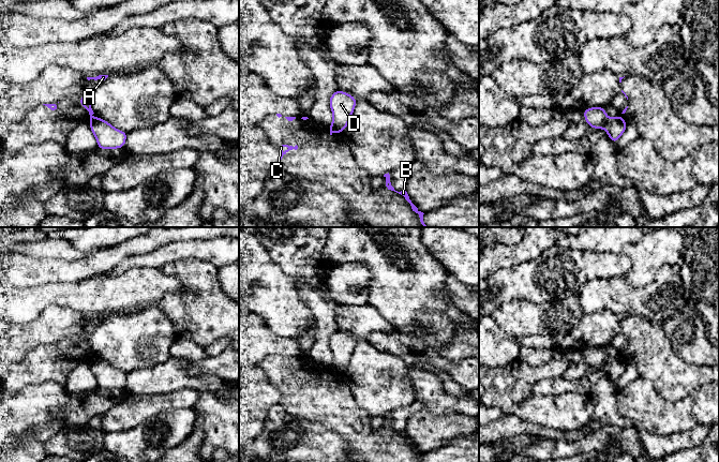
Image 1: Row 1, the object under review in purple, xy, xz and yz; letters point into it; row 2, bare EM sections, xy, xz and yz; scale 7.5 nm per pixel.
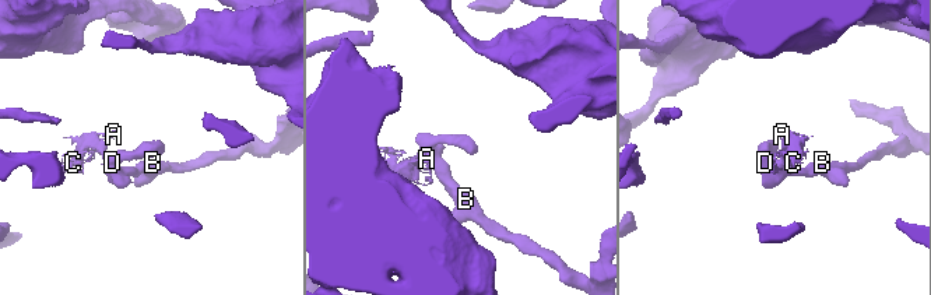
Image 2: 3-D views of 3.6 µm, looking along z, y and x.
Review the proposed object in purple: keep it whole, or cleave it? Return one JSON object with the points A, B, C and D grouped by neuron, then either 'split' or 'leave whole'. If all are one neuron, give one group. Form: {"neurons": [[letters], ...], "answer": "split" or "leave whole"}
{"neurons": [["A", "C"], ["B", "D"]], "answer": "split"}

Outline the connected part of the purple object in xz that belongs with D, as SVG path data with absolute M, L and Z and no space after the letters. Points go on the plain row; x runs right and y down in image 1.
M335 331L329 341L333 360L329 367L333 372L341 374L347 367L356 346L356 338L343 331Z

